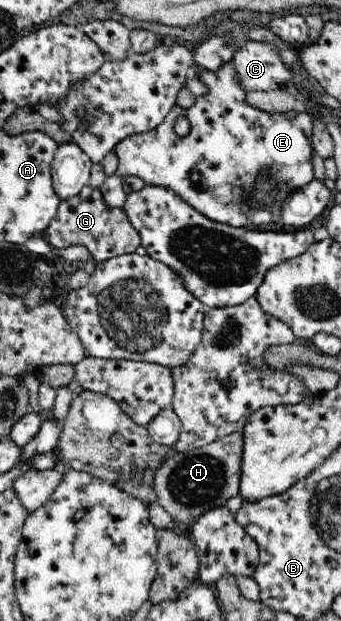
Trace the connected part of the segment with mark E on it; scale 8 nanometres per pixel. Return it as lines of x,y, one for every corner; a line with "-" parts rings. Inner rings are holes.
231,61
216,71
210,71
196,62
191,67
196,77
206,85
207,92
196,96
192,107
184,109
176,104
160,125
144,133
125,137
114,146
119,162
117,171
99,187
104,205
108,209
123,209
126,195
121,191
122,179
126,175
136,175
146,184
172,189
188,205
212,221
249,229
283,228
282,211
290,193
315,180
313,159
316,153
312,135
317,116
311,109
306,112
270,113
250,105
246,100
246,92
235,82
-
180,117
187,119
190,125
189,132
183,136
174,130

